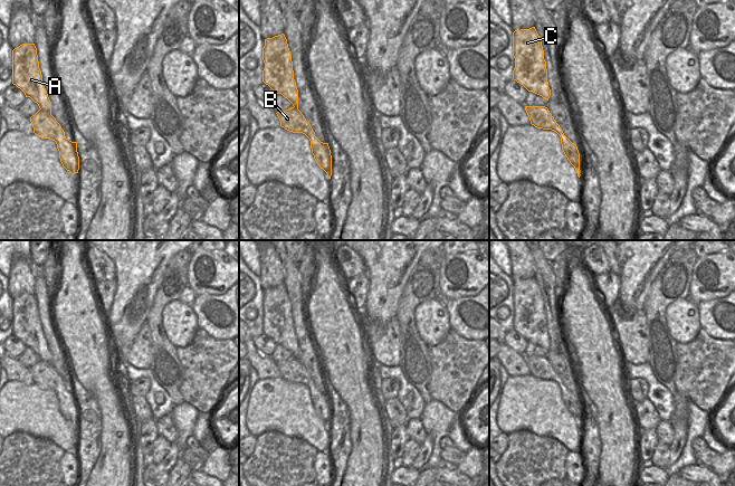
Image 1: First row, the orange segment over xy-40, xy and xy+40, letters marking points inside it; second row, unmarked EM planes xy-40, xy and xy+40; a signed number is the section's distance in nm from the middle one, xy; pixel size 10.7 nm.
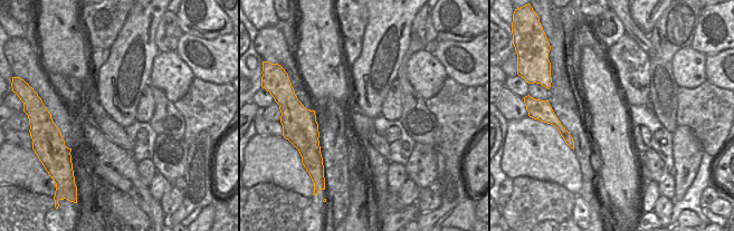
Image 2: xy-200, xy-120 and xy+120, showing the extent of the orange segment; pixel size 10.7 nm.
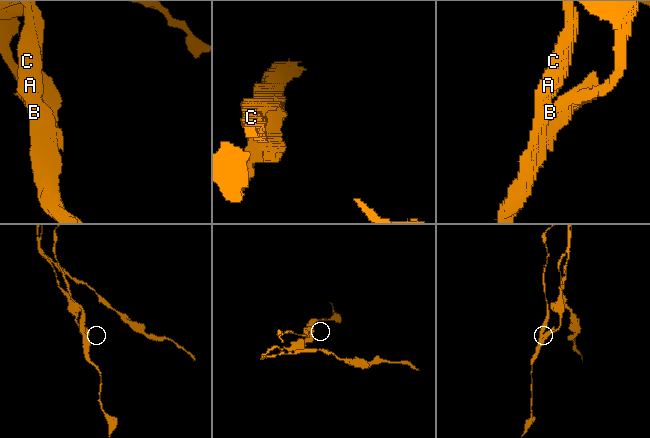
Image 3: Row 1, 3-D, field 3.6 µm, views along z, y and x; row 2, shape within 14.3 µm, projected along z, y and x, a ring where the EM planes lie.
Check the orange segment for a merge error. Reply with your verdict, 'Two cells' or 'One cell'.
Two cells

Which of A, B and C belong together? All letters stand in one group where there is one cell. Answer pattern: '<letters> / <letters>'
A C / B

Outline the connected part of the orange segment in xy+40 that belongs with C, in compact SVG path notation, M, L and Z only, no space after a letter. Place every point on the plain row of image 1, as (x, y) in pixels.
M535 277L513 283L513 306L515 308L513 330L528 342L548 351L551 340L547 332L546 312Z

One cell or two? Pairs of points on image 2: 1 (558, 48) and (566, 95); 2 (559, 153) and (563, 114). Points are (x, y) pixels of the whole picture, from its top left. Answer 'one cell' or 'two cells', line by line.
1: one cell
2: two cells

